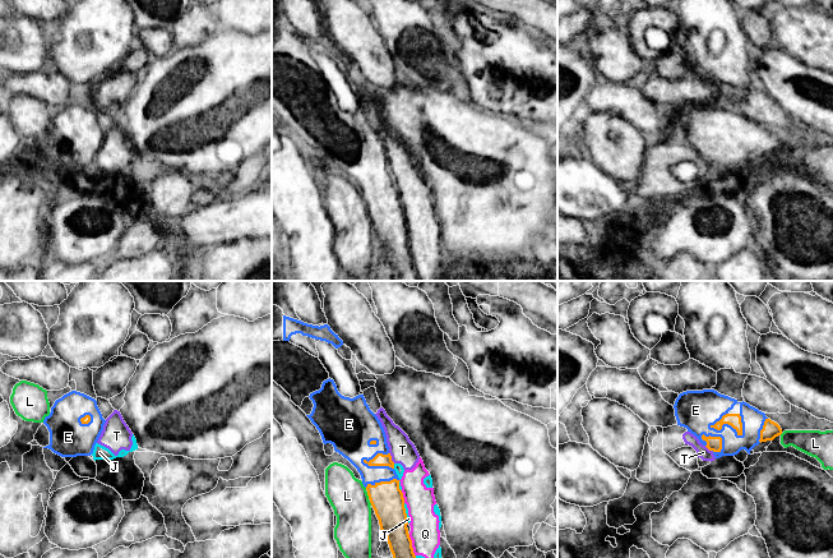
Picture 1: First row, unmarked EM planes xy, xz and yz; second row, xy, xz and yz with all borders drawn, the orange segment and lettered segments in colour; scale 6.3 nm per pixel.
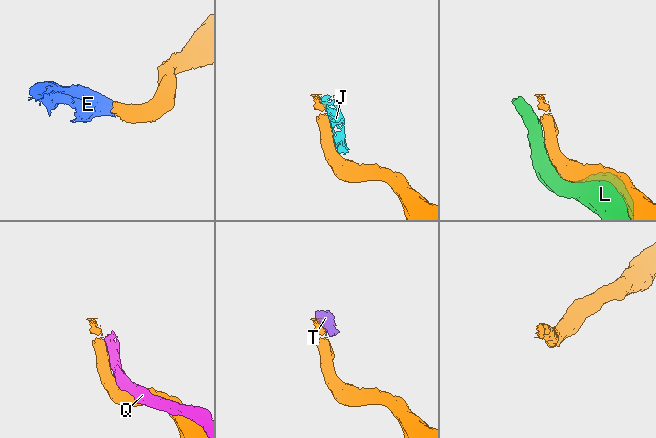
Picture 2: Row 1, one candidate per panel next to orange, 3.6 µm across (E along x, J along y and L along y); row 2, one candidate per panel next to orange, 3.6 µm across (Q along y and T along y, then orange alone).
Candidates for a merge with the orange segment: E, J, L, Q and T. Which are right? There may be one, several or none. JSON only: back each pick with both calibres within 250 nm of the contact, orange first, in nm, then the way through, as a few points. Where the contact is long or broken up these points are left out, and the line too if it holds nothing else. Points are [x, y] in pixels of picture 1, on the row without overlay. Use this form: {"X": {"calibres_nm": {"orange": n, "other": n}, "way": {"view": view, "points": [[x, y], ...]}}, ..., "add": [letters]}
{"E": {"calibres_nm": {"orange": 80, "other": 260}}, "add": ["E"]}

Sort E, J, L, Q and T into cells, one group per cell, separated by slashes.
E / J Q T / L

